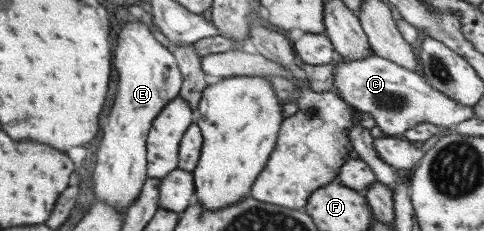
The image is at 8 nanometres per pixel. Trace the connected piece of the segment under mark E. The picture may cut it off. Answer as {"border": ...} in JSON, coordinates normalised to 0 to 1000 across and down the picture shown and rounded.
{"border":[[[267,95],[254,104],[250,139],[242,139],[238,165],[242,195],[233,216],[233,286],[242,286],[242,407],[221,494],[221,541],[209,554],[209,606],[196,667],[196,723],[192,727],[192,840],[196,866],[221,874],[233,892],[246,926],[254,931],[267,883],[283,857],[302,766],[302,589],[312,554],[312,528],[329,481],[351,433],[370,407],[378,338],[366,294],[360,242],[335,199],[308,134],[295,95]]]}

